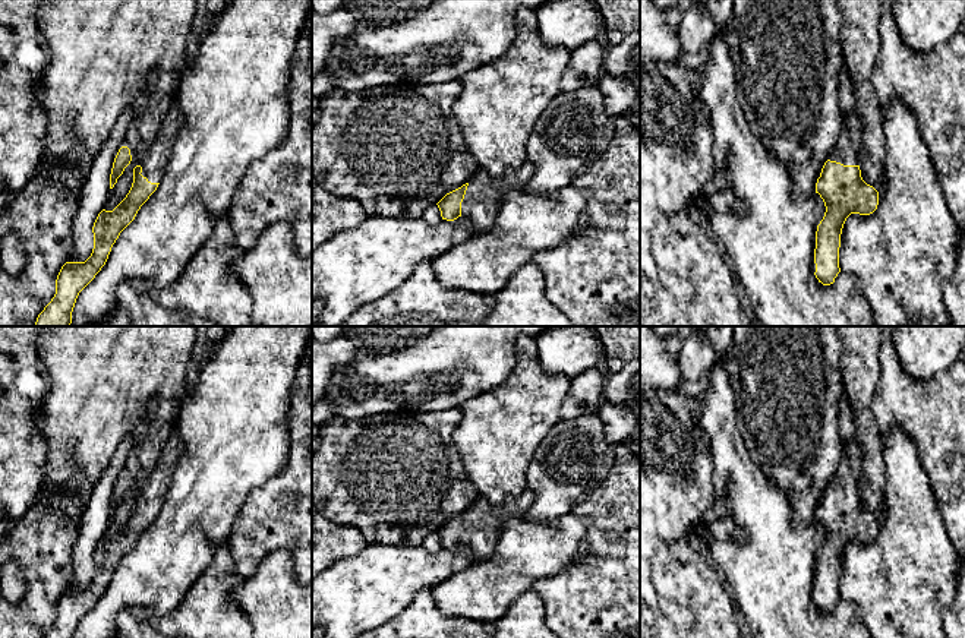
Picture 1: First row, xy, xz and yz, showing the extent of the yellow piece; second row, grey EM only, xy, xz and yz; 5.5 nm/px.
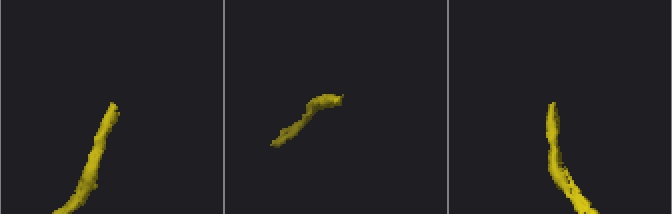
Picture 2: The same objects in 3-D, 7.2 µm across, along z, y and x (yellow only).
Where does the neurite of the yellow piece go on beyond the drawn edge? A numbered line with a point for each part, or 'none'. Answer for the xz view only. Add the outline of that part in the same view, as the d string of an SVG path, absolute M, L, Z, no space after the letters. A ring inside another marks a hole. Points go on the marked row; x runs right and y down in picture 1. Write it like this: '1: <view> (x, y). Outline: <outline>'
1: xz (483, 195). Outline: M529 160L501 179L493 179L486 171L479 170L469 181L461 202L461 217L473 224L476 234L485 233L495 222L502 199L511 190L523 190L533 174L534 167Z

